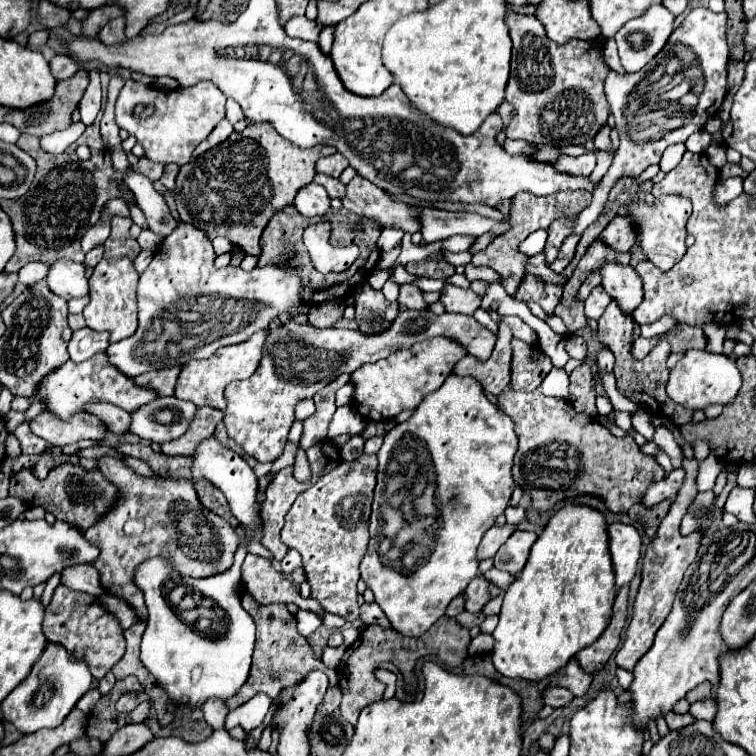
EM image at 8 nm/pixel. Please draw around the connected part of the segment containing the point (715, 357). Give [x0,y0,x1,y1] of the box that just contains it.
[666,349,742,409]

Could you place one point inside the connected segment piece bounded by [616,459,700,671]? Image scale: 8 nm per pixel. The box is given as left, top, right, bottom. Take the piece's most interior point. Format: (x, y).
(669, 554)

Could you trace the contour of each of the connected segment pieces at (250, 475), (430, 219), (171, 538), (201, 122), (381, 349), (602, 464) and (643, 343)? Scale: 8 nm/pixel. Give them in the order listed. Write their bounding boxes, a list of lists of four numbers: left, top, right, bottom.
[[192,437,262,539],[414,207,510,243],[84,457,238,621],[116,79,224,165],[224,309,496,463],[496,389,662,513],[632,337,658,359]]

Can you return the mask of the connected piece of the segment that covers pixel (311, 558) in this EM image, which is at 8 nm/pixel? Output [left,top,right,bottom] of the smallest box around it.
[282,455,377,622]

